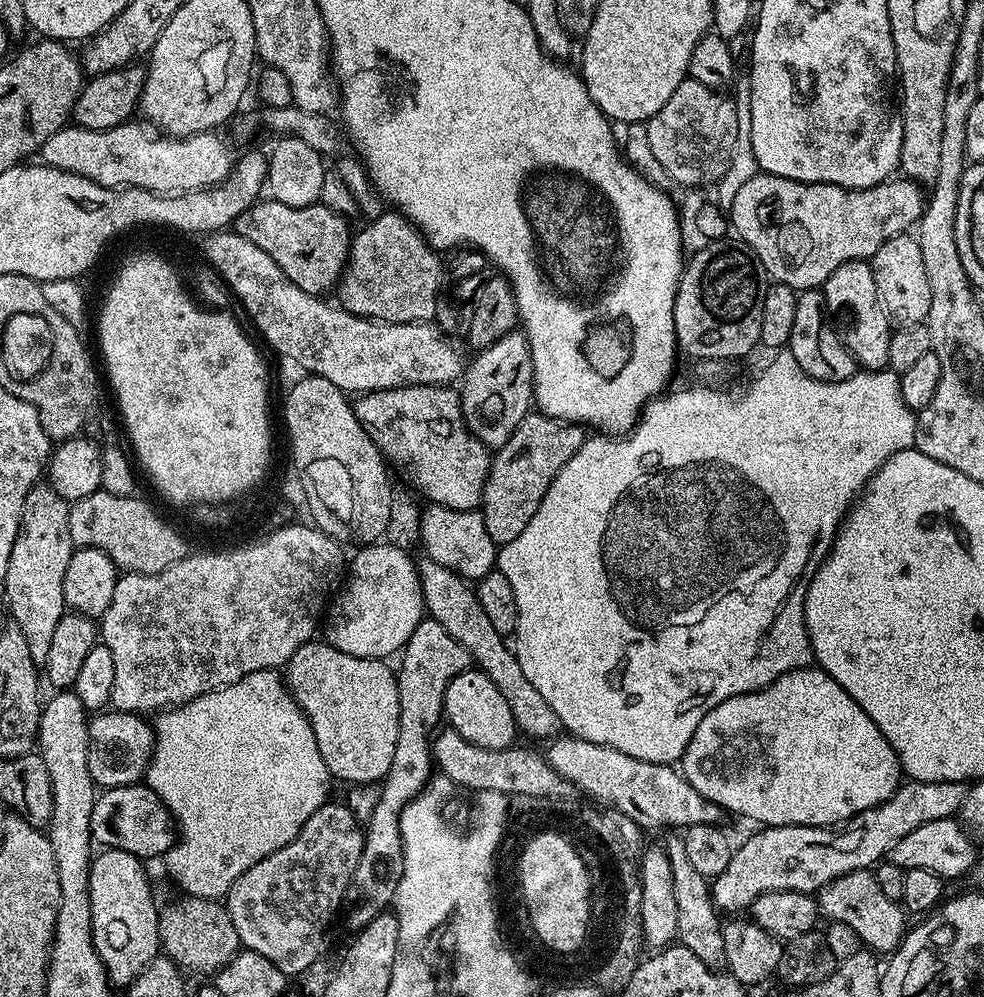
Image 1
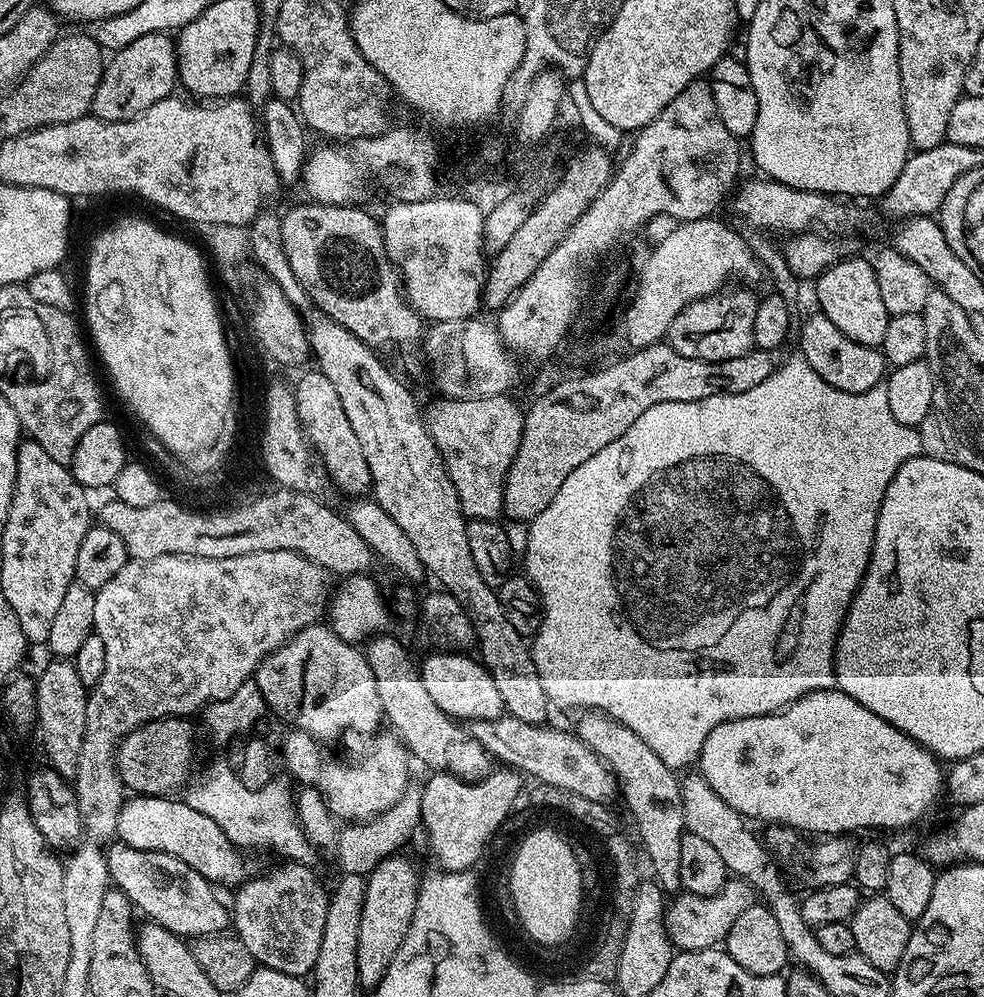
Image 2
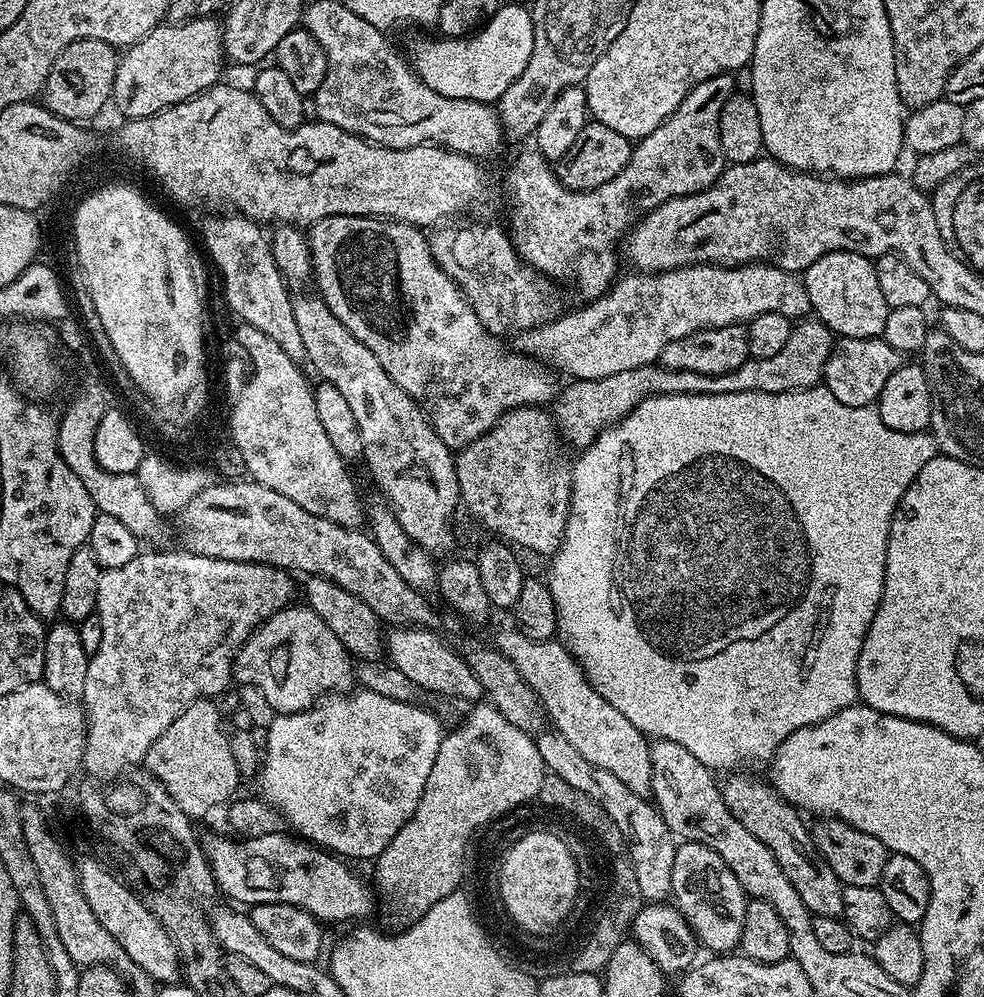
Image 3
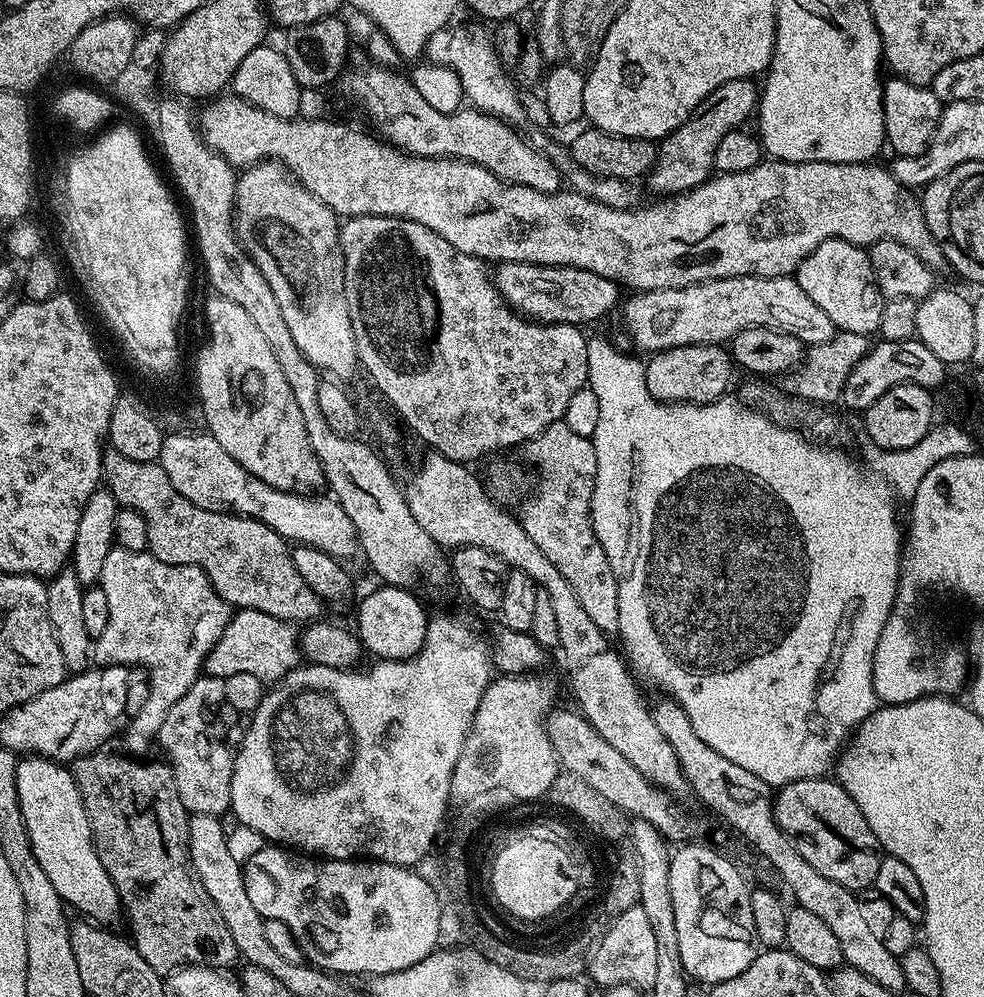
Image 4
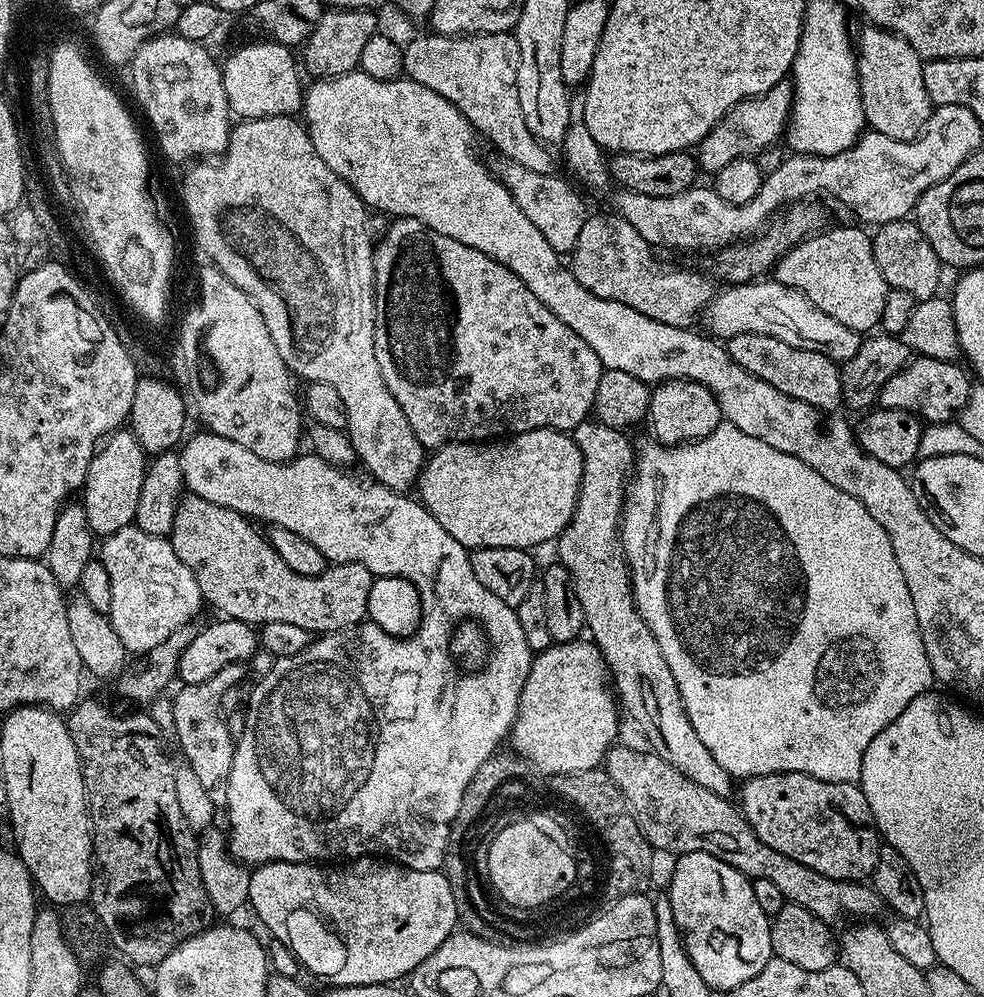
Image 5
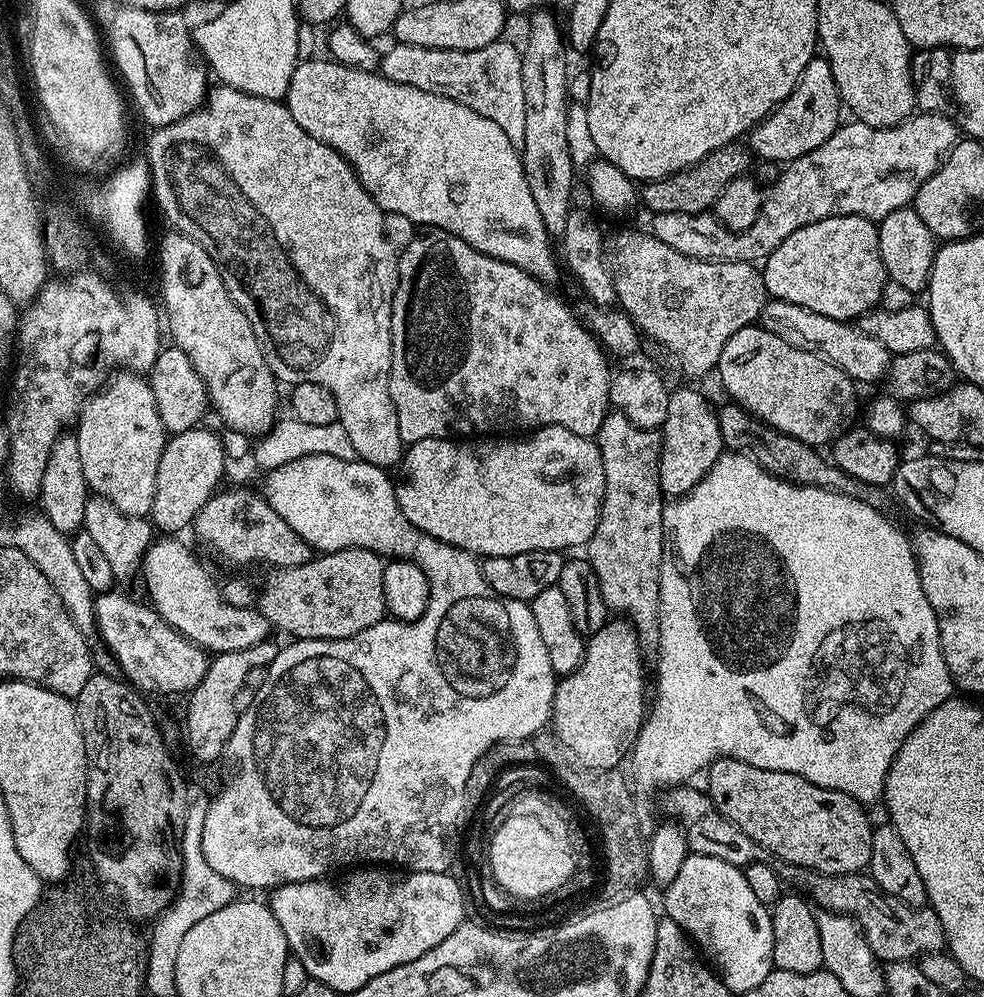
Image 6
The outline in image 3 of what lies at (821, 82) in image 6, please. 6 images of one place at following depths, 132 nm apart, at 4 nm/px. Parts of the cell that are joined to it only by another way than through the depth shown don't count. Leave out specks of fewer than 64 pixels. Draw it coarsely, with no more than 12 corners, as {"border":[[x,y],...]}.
{"border":[[735,75],[706,78],[610,182],[564,188],[541,152],[504,176],[521,260],[591,302],[616,247],[724,171]]}

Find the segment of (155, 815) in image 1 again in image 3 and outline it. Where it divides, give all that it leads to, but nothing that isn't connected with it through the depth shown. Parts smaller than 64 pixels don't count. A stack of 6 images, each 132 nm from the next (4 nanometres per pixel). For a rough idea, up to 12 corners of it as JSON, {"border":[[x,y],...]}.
{"border":[[279,831],[202,844],[240,906],[325,925],[373,915],[341,857]]}

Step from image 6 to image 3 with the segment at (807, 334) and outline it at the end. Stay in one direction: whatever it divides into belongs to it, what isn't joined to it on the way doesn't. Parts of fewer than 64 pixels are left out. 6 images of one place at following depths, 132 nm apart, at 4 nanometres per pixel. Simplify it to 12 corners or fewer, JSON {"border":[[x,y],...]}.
{"border":[[771,264],[621,275],[519,333],[523,355],[597,380],[678,338],[810,312]]}

